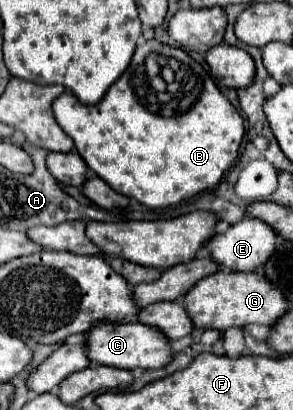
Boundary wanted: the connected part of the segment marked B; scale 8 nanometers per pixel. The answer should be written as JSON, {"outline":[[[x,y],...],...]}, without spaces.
{"outline":[[[147,40],[143,46],[137,46],[133,58],[131,58],[131,64],[127,66],[127,70],[123,72],[123,76],[107,90],[107,94],[103,96],[101,102],[93,104],[93,106],[87,106],[87,104],[81,104],[71,92],[63,92],[55,102],[53,102],[53,112],[55,112],[55,118],[57,118],[57,124],[63,128],[65,134],[69,134],[75,142],[75,148],[79,150],[81,158],[87,162],[87,166],[99,176],[103,178],[115,192],[119,194],[125,194],[129,198],[135,198],[139,200],[141,204],[149,206],[149,208],[167,208],[167,206],[175,206],[183,200],[189,200],[193,198],[195,194],[203,192],[203,190],[209,190],[209,188],[215,188],[225,170],[229,170],[233,166],[233,162],[237,160],[237,154],[239,154],[239,146],[241,146],[241,140],[243,140],[243,134],[245,134],[245,120],[241,118],[241,114],[235,110],[235,106],[225,98],[225,94],[215,86],[213,78],[209,76],[209,72],[203,70],[201,64],[197,64],[191,56],[187,56],[185,50],[177,48],[177,46],[167,46],[159,40]]]}

